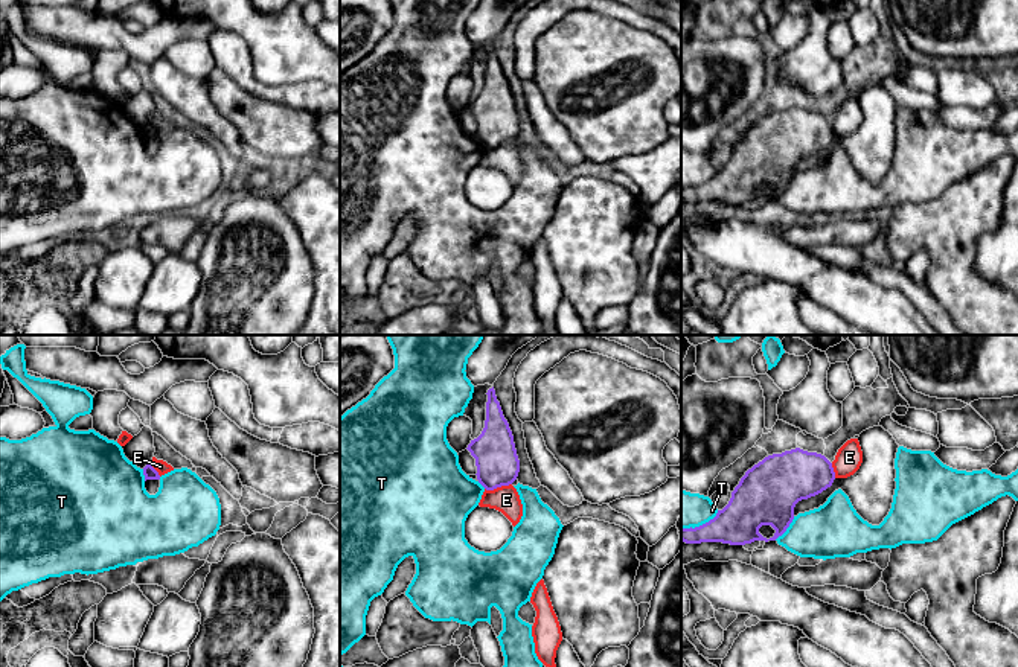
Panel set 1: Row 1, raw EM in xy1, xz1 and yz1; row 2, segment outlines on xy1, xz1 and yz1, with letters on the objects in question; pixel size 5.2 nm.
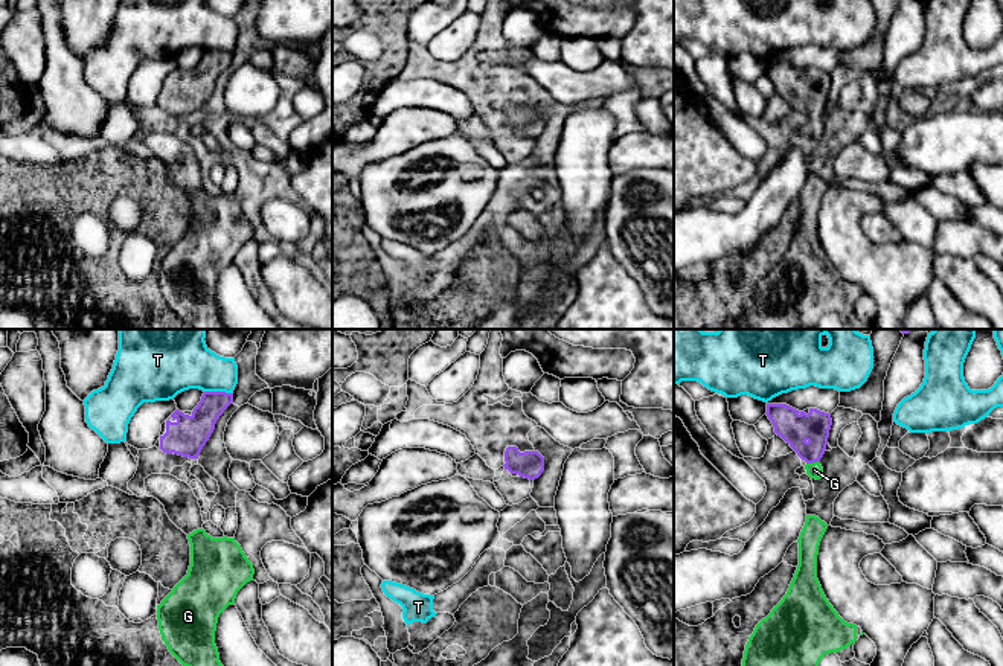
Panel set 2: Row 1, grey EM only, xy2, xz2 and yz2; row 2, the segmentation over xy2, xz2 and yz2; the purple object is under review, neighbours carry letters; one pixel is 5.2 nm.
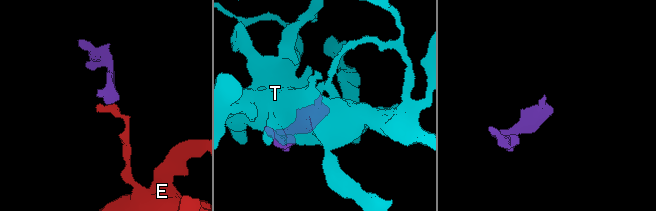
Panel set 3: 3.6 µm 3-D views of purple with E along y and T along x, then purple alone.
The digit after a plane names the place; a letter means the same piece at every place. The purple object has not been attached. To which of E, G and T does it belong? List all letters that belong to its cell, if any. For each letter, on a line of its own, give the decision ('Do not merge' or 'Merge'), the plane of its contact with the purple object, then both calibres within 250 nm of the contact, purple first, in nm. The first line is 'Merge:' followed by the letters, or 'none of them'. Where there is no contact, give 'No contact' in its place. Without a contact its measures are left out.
Merge: G
E: Do not merge. Touches purple in xz1. Thickness 220 nm (purple) against 140 nm
G: Merge. Touches purple in yz2. Thickness 170 nm (purple) against 80 nm
T: Do not merge. Touches purple in xy2. Thickness 180 nm (purple) against 260 nm

